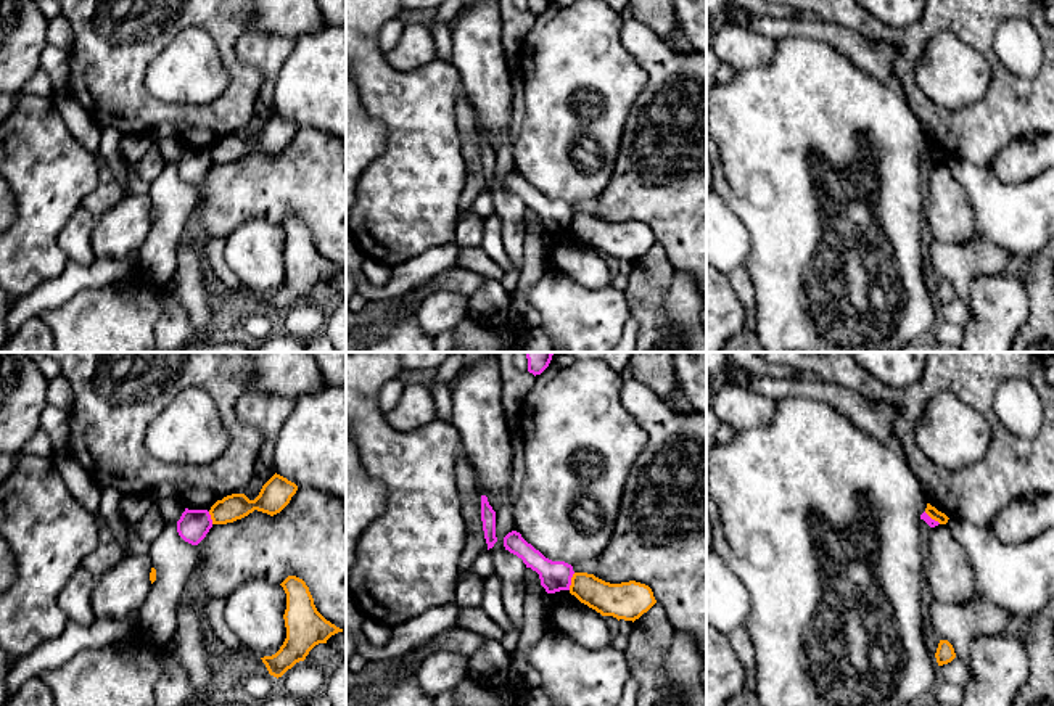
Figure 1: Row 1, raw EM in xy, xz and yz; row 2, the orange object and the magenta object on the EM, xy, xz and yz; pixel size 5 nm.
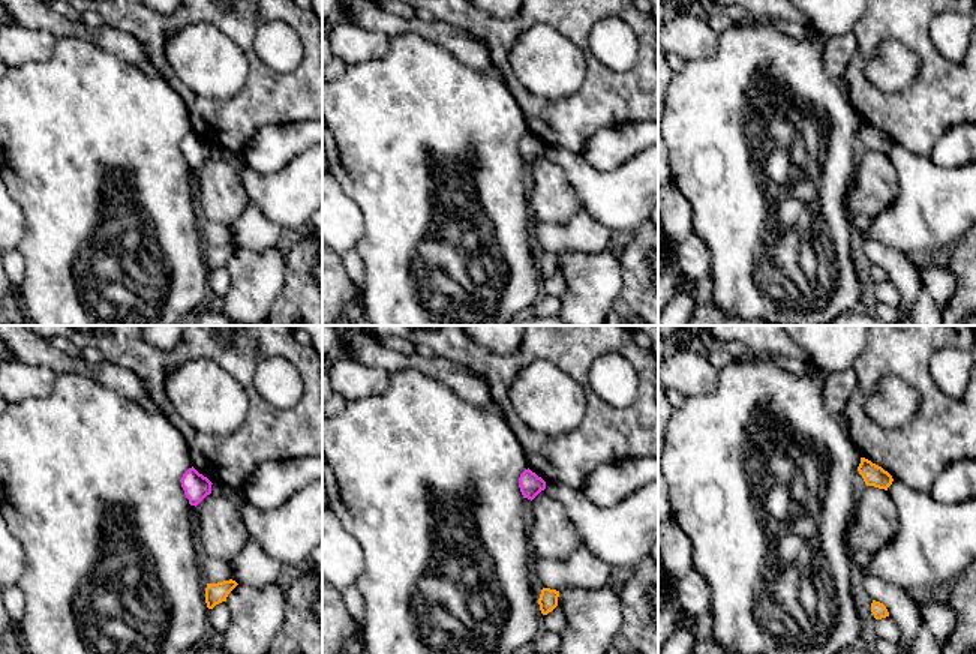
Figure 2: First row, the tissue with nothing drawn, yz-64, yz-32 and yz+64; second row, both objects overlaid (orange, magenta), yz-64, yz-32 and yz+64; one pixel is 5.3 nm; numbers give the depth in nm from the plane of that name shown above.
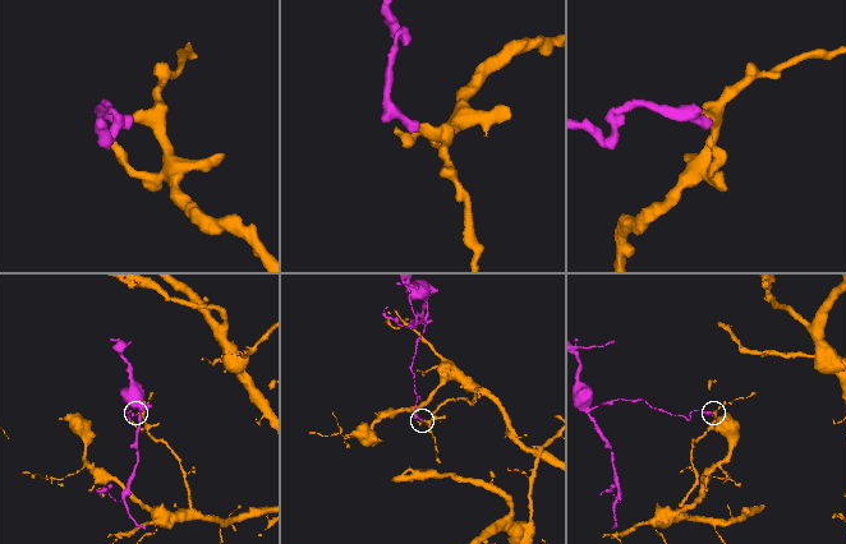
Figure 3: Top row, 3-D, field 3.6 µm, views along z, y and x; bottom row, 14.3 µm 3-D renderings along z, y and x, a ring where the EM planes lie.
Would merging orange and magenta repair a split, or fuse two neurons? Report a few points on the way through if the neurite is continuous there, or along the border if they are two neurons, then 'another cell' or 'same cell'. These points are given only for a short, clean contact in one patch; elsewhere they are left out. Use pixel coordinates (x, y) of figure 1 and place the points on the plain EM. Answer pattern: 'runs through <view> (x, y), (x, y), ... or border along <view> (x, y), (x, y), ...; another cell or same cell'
border along xz (575, 213), (568, 229); another cell

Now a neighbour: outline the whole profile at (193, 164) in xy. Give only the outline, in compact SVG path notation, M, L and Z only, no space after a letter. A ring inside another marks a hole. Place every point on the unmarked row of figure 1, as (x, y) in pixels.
M185 148L180 159L177 161L179 175L191 185L198 185L211 167L212 159L208 150Z

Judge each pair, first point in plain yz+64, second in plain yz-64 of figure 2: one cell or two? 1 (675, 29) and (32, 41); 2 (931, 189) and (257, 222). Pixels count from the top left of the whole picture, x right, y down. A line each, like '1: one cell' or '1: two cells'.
1: one cell
2: two cells

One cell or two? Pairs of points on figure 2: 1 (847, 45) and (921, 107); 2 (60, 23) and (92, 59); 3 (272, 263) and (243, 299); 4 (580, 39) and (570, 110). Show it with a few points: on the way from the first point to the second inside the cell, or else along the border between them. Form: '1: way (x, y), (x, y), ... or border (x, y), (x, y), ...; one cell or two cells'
1: border (853, 32), (856, 51), (841, 81); two cells
2: border (57, 38), (80, 38), (105, 51); two cells
3: way (263, 272), (252, 290); one cell
4: way (589, 57), (592, 63), (592, 87), (588, 92); one cell

